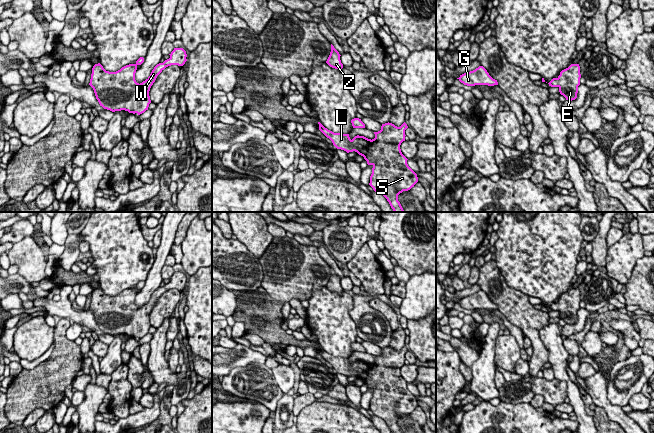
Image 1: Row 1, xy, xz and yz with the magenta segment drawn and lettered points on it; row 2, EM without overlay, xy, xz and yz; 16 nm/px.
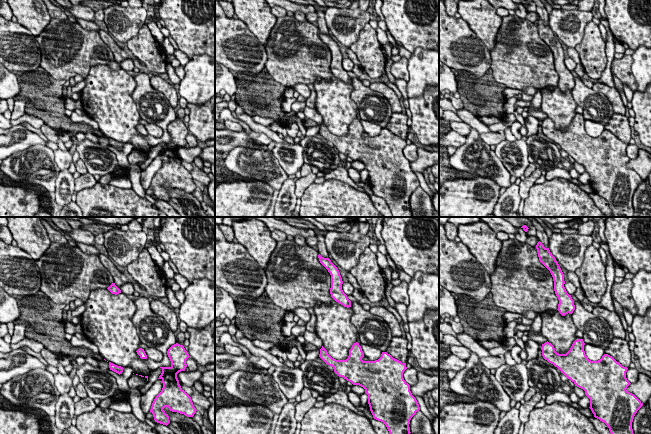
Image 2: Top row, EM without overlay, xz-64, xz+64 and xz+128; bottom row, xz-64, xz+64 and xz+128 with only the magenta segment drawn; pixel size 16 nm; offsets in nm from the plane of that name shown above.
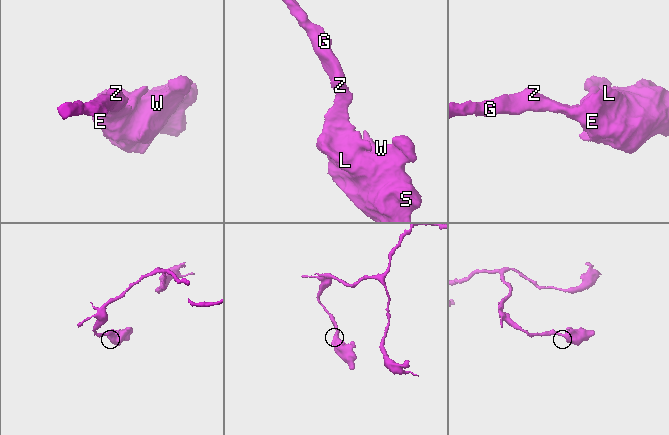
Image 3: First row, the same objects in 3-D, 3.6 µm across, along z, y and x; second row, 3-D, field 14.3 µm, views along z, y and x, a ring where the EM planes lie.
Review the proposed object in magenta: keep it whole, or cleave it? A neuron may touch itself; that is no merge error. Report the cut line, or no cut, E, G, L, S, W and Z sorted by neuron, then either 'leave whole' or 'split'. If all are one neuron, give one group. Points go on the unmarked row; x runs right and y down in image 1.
no cut | E G L S W Z | leave whole

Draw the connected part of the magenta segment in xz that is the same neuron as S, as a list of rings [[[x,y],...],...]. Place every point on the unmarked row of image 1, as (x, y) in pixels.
[[[320,346],[319,354],[329,362],[337,373],[349,376],[357,376],[363,380],[368,389],[372,389],[372,398],[369,409],[375,416],[383,419],[389,426],[392,433],[403,433],[398,425],[398,419],[408,415],[418,406],[417,398],[408,390],[407,382],[402,378],[400,369],[405,365],[405,354],[408,352],[404,346],[400,351],[392,347],[382,348],[381,354],[374,356],[375,362],[368,363],[364,360],[355,360],[352,364],[349,358],[334,357],[325,352]]]

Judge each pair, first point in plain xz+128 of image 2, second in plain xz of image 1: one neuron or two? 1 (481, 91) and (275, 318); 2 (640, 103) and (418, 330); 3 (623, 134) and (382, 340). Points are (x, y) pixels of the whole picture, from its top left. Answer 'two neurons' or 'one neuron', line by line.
1: one neuron
2: one neuron
3: two neurons

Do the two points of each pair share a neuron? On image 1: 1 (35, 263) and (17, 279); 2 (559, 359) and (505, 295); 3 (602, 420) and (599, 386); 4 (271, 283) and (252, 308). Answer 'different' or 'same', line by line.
1: different
2: different
3: different
4: different

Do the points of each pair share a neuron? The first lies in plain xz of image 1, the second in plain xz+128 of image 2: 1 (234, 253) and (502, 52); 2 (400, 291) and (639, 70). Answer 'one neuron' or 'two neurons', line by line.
1: two neurons
2: two neurons

